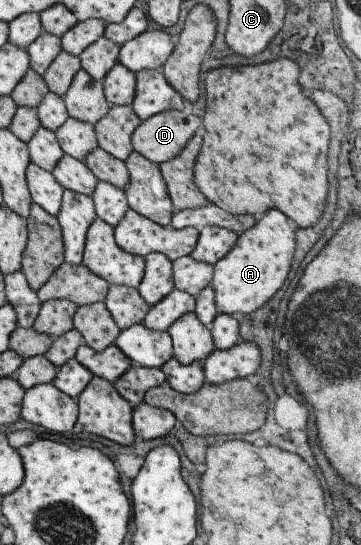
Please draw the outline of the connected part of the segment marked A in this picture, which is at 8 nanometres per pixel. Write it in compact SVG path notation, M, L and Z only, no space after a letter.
M268 210L256 224L237 237L235 247L213 265L211 285L219 312L250 314L266 304L288 280L294 260L295 231L280 210Z

